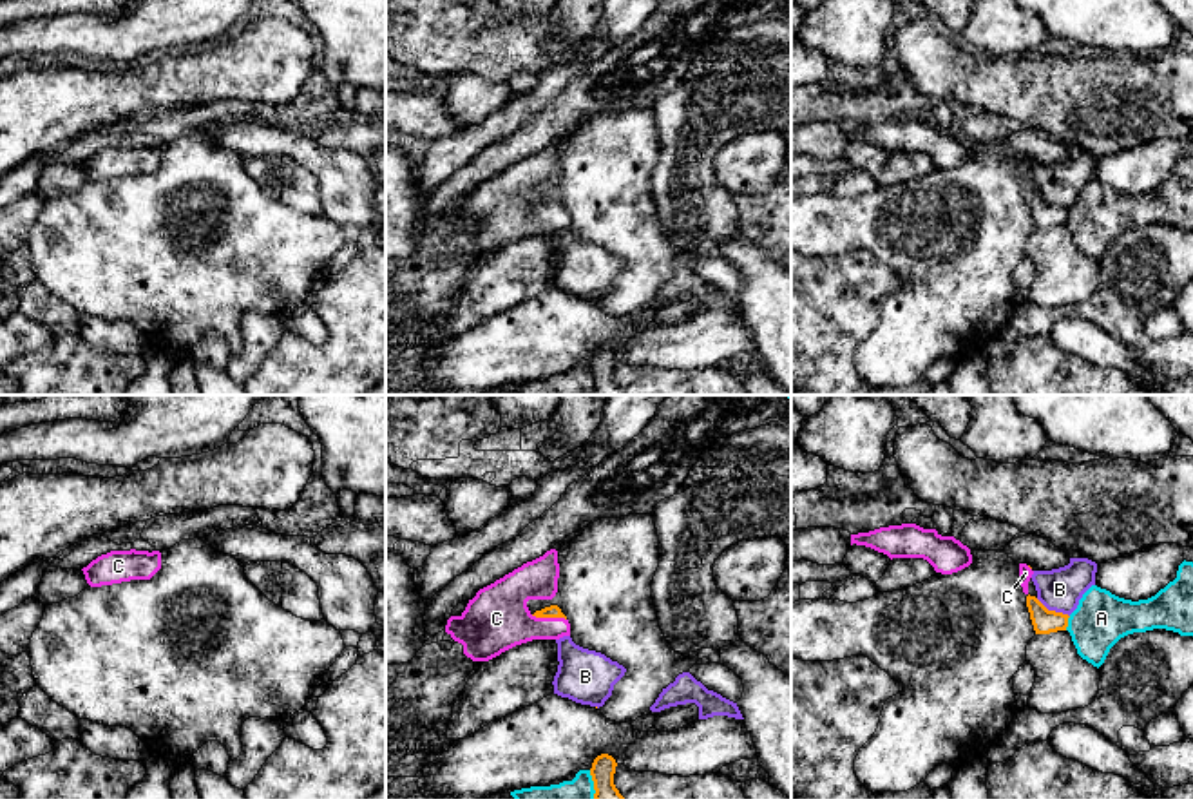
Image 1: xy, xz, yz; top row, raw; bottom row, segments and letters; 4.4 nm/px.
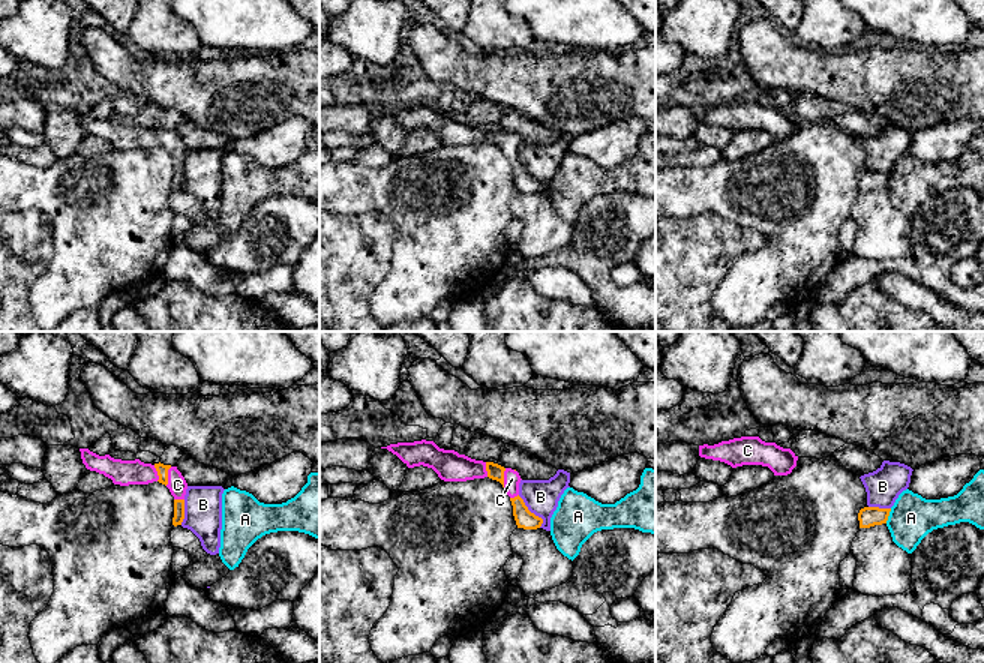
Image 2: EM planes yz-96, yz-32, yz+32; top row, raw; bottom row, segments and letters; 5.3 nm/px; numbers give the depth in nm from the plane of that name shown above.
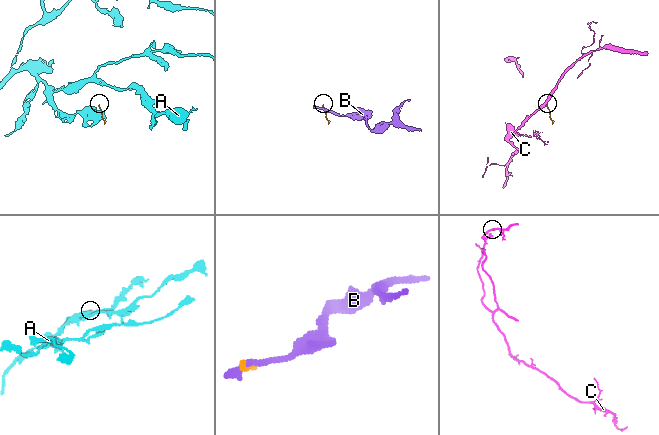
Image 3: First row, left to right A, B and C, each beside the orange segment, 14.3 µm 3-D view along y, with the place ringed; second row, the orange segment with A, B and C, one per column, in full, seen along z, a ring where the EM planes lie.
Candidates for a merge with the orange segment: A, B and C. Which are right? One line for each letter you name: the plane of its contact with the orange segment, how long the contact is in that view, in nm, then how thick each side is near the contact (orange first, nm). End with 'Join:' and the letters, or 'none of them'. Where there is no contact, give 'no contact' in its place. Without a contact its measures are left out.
C: xz | 160 nm | 60/280 nm
Join: C

